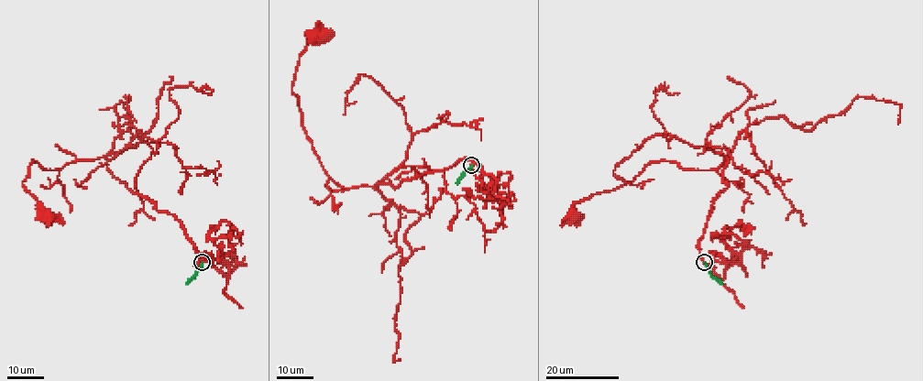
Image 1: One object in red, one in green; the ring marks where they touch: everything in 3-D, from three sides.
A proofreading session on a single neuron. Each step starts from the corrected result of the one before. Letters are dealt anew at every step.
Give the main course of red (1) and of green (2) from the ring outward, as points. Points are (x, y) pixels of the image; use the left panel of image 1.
1: (202, 261), (184, 227), (113, 175), (105, 157), (68, 162), (55, 169), (33, 160), (23, 185), (47, 215)
2: (202, 261), (187, 284)

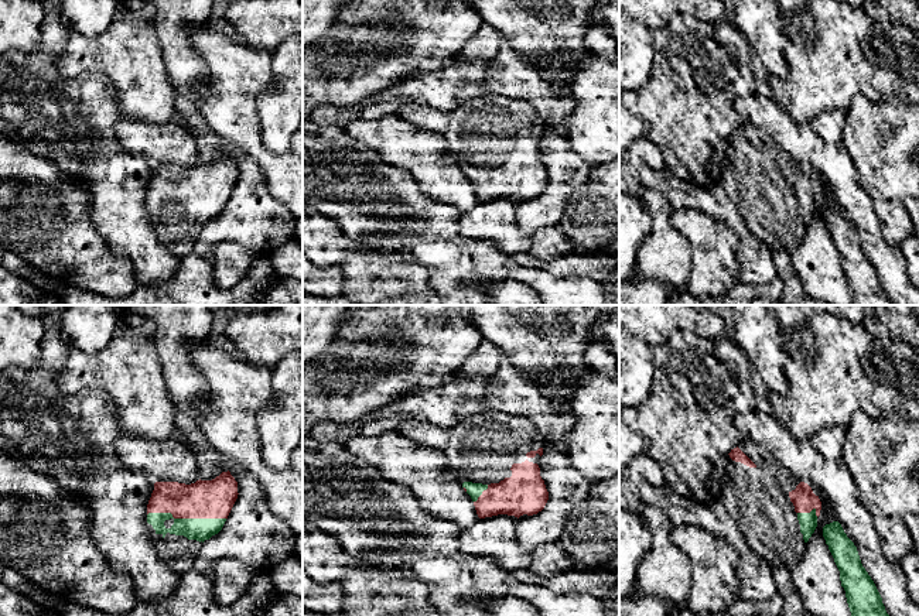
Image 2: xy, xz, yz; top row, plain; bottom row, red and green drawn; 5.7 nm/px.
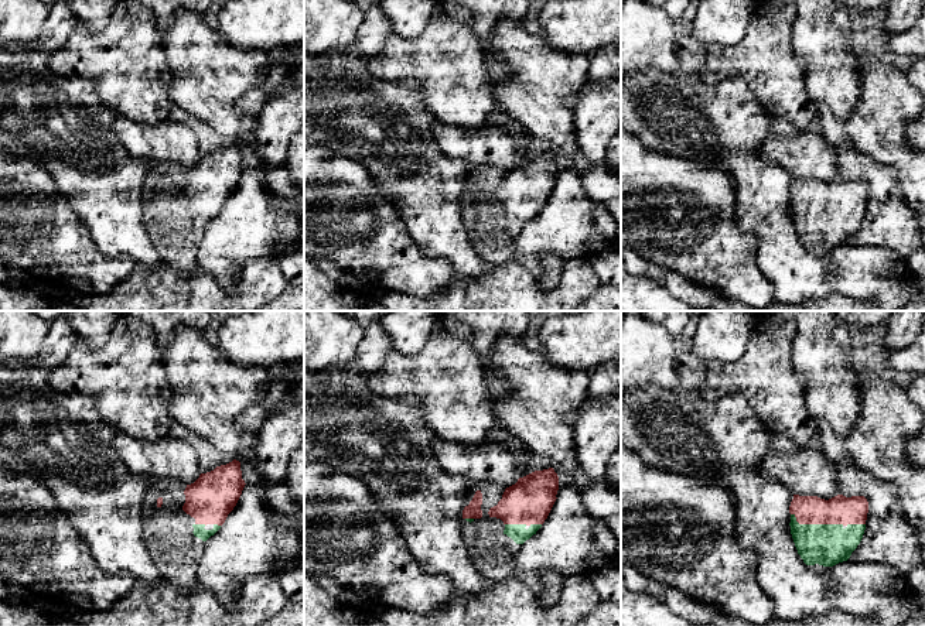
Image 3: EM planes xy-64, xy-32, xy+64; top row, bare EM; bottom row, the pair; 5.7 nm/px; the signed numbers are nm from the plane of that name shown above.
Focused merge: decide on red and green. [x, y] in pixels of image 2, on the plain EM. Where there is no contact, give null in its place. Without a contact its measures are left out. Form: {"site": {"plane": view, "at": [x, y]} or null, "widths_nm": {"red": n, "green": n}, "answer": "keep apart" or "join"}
{"site": {"plane": "xy", "at": [187, 201]}, "widths_nm": {"red": 220, "green": 130}, "answer": "join"}

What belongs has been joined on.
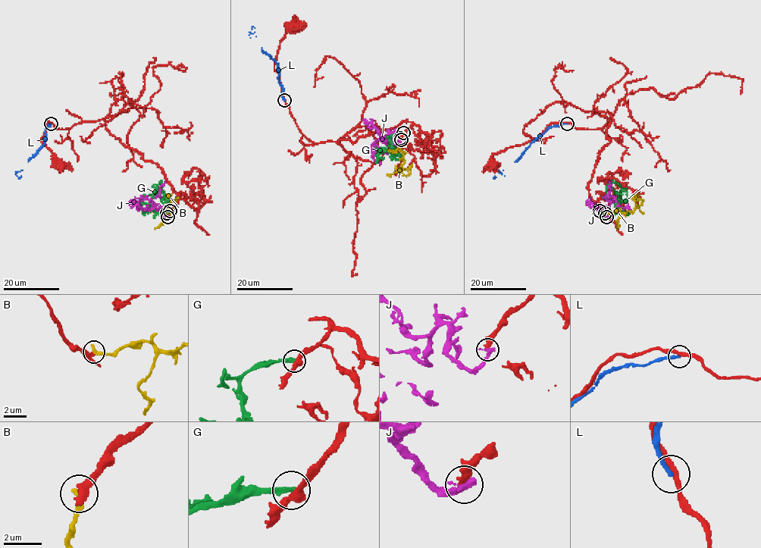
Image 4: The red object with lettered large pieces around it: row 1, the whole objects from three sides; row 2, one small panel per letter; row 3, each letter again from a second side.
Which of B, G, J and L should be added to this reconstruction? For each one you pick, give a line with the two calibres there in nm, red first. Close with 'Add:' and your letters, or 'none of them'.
B: Thickness 280 nm (red) against 360 nm
Add: B

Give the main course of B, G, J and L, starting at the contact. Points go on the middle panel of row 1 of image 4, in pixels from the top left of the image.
B: (400, 138), (399, 145), (404, 159), (401, 168), (410, 170), (407, 175), (403, 174)
G: (404, 133), (391, 136), (389, 151), (375, 150), (395, 152), (399, 159), (386, 134)
J: (401, 139), (395, 144), (390, 133), (386, 143), (377, 140), (371, 146), (374, 158), (380, 164)
L: (284, 100), (283, 87), (278, 78), (279, 67), (262, 51), (254, 32), (255, 27), (252, 29)

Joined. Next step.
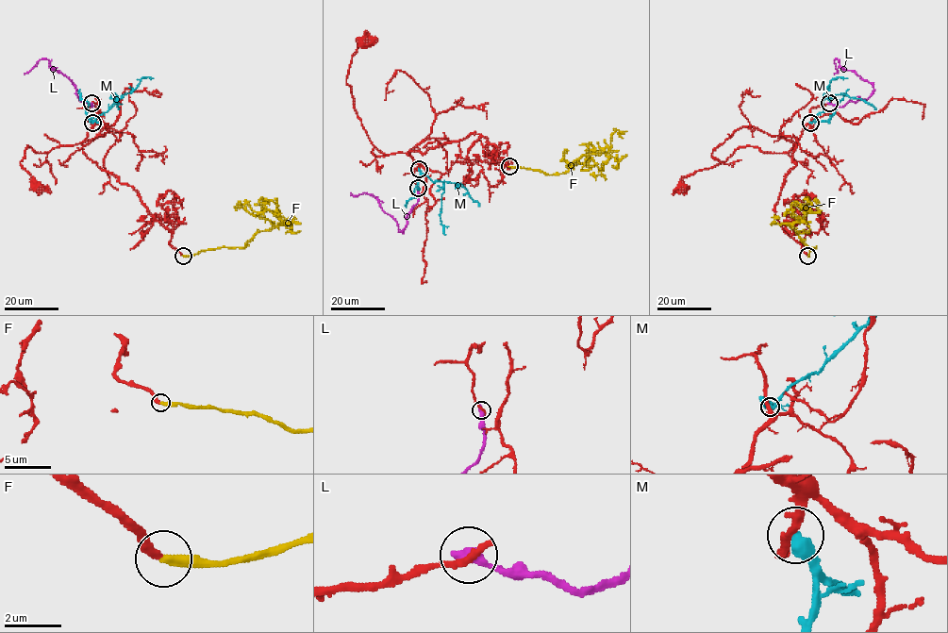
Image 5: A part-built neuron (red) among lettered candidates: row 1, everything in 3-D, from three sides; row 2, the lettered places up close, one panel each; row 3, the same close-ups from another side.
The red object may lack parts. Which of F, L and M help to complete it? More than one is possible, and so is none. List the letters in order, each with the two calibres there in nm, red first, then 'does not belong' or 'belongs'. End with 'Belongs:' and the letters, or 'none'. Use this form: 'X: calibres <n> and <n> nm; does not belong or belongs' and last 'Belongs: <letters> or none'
F: calibres 280 and 320 nm; belongs
L: calibres 320 and 440 nm; does not belong
M: calibres 280 and 500 nm; does not belong
Belongs: F

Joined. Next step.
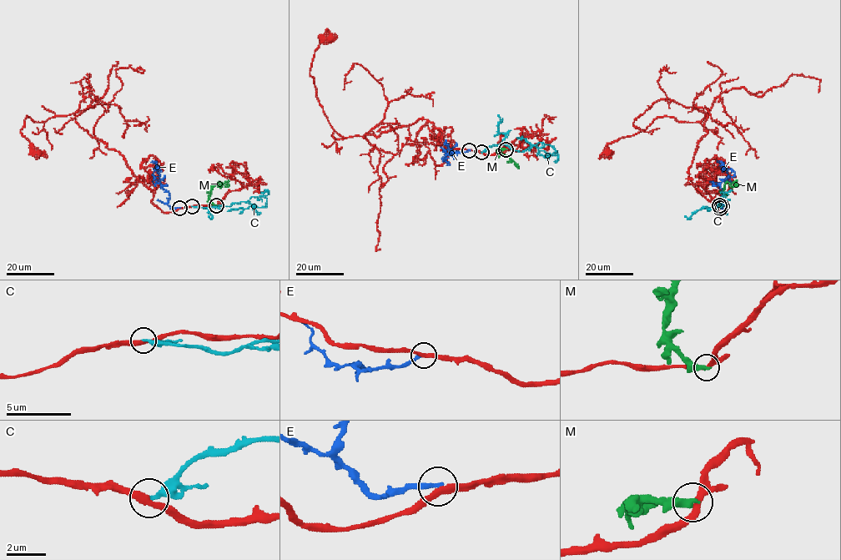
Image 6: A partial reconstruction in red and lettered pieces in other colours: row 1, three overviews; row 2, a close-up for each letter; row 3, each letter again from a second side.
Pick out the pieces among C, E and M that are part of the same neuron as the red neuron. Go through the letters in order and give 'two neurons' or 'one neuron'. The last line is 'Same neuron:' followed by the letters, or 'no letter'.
C: two neurons
E: two neurons
M: two neurons
Same neuron: no letter

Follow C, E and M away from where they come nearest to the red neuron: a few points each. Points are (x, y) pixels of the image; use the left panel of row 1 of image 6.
C: (192, 206), (208, 208), (229, 206), (242, 201), (265, 206), (266, 198), (264, 193), (269, 192), (264, 189)
E: (179, 208), (173, 209), (168, 204), (169, 193), (153, 176), (155, 161), (151, 162)
M: (217, 205), (210, 200), (209, 191), (219, 183), (225, 183), (227, 185), (224, 186)

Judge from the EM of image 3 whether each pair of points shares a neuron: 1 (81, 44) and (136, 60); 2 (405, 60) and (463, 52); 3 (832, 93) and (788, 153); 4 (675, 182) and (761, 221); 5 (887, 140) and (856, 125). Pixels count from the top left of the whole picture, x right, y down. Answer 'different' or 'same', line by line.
1: same
2: same
3: different
4: different
5: same

